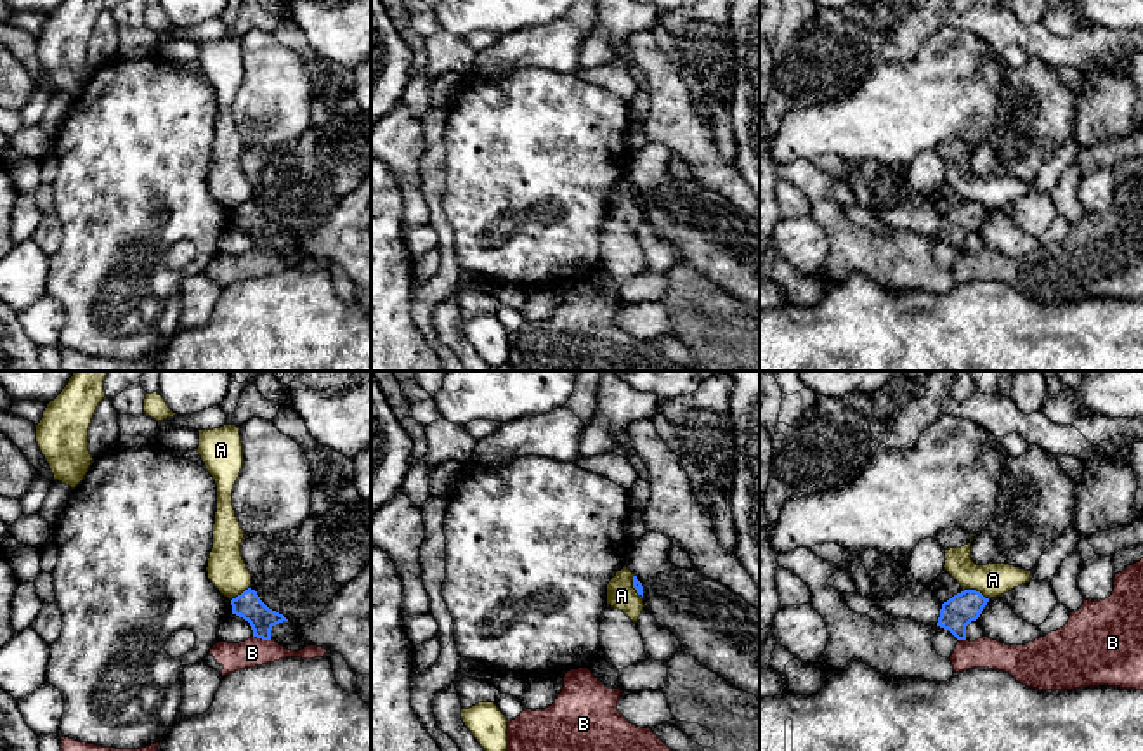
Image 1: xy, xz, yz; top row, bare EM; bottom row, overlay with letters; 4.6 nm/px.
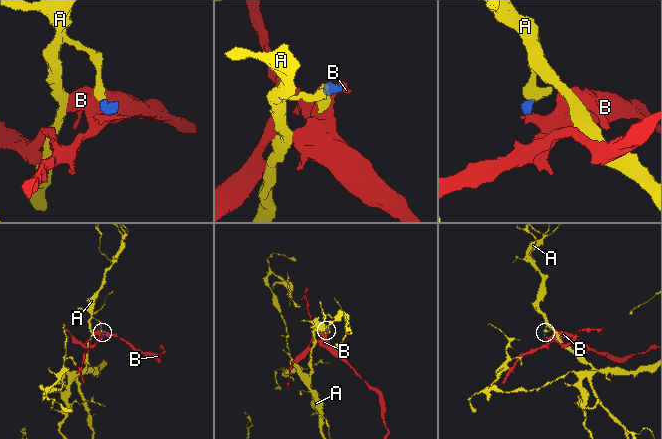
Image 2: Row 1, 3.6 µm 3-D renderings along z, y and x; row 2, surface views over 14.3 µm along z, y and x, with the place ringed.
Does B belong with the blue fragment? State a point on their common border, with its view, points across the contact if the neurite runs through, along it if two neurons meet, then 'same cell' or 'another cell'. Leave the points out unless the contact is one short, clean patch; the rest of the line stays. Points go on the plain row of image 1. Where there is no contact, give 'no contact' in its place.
contact xy (262, 250); border xy (254, 247), (269, 252); another cell

